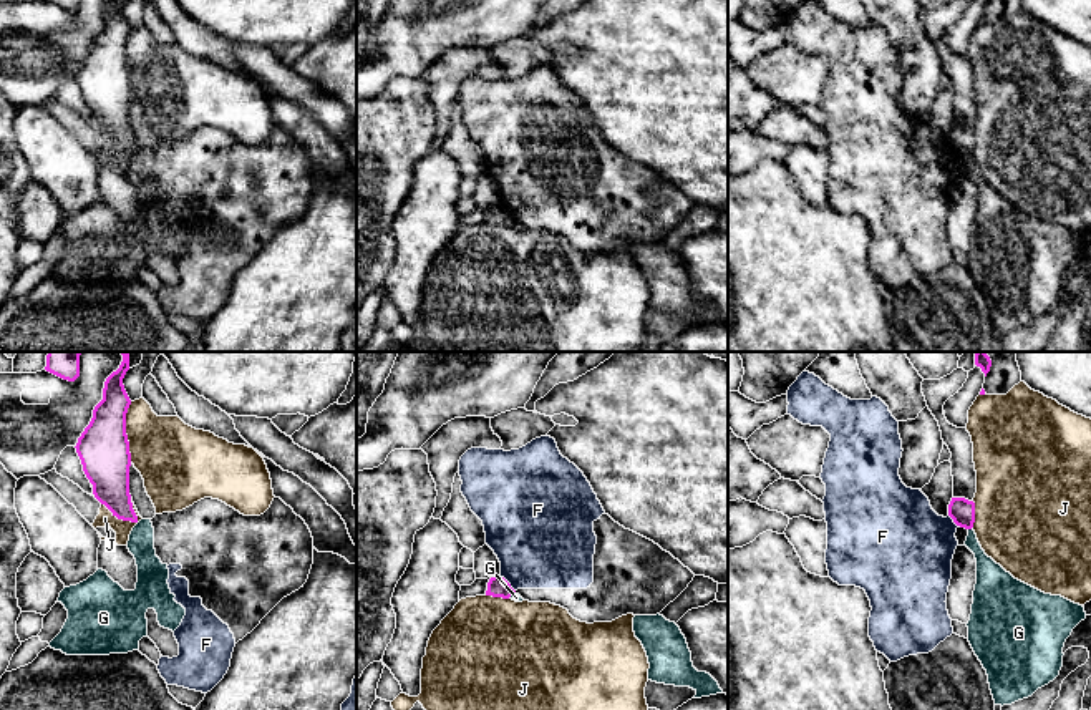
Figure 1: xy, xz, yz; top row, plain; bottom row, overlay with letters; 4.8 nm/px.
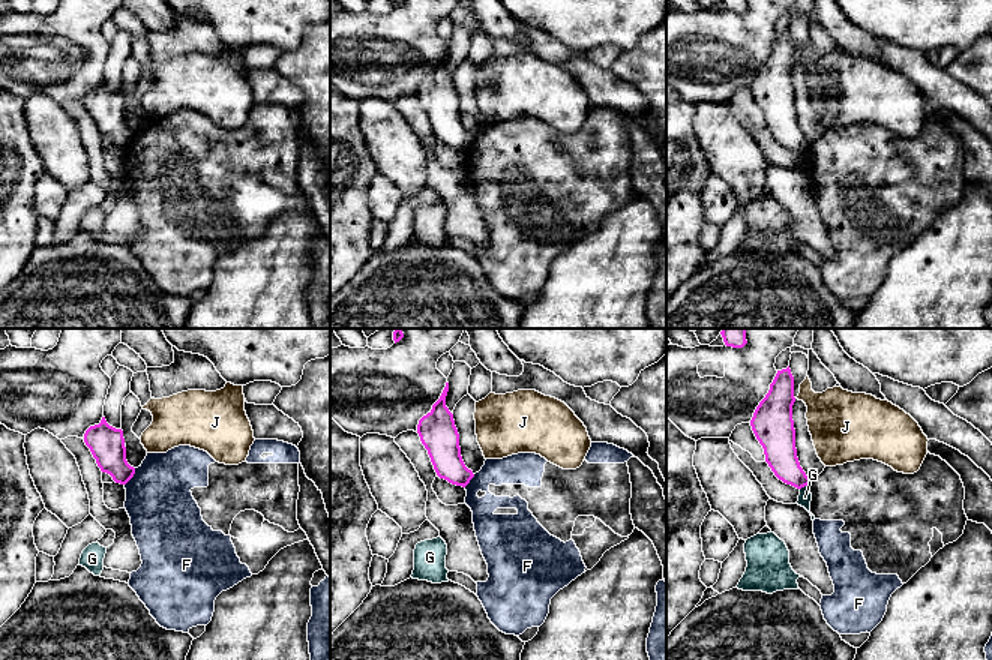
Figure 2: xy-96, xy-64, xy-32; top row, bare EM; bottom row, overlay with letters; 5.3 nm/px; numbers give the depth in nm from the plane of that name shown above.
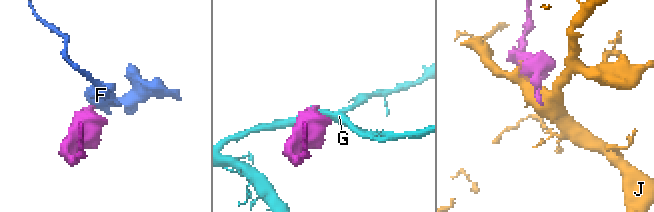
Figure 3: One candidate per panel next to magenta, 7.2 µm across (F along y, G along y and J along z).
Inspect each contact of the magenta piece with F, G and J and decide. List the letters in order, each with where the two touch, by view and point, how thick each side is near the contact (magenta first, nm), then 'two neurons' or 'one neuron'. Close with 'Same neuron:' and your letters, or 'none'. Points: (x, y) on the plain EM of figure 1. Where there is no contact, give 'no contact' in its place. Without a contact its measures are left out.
F: xz (508, 211) | 100/440 nm | two neurons
G: yz (970, 156) | 120/130 nm | two neurons
J: xy (120, 146) | 200/80 nm | two neurons
Same neuron: none

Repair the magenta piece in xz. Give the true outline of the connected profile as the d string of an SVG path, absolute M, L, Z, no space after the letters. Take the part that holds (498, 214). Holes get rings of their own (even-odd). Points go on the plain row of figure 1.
M494 204L489 207L486 224L509 227L512 222L516 222L516 219L504 206Z

